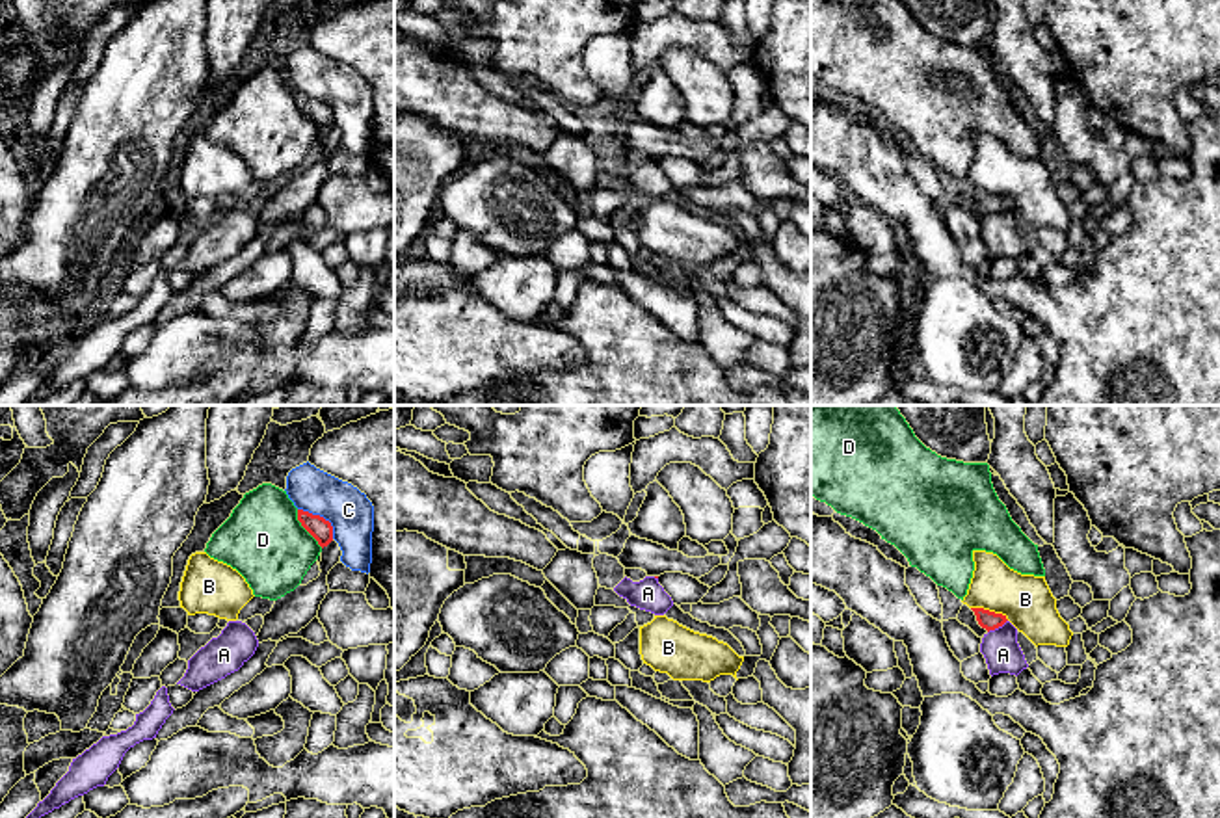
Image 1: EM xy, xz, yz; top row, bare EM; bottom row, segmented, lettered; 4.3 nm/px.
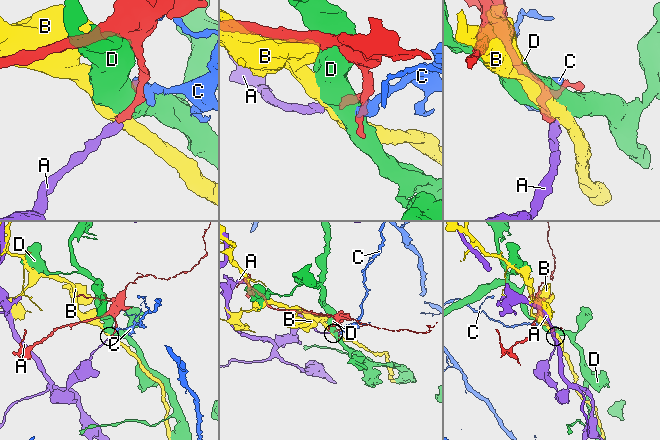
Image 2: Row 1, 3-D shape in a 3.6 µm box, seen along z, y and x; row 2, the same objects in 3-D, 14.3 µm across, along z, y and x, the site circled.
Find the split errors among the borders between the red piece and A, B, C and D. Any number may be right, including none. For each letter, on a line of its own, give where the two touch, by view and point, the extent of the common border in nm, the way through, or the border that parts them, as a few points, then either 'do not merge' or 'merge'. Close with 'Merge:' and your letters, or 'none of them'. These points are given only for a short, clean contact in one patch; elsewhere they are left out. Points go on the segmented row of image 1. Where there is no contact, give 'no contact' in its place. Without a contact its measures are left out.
A: yz (997, 627) | 110 nm | along yz (1007, 620), (988, 633) | do not merge
B: yz (988, 610) | 180 nm | do not merge
C: xy (322, 517) | 200 nm | along xy (298, 508), (322, 515), (330, 523), (333, 538) | do not merge
D: xy (304, 527) | 200 nm | do not merge
Merge: none of them

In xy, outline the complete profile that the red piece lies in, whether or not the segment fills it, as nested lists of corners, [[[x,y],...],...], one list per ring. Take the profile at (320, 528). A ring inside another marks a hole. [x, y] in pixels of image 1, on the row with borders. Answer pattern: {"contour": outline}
{"contour": [[[298,509],[298,521],[318,541],[322,548],[333,541],[333,526],[324,517]]]}

